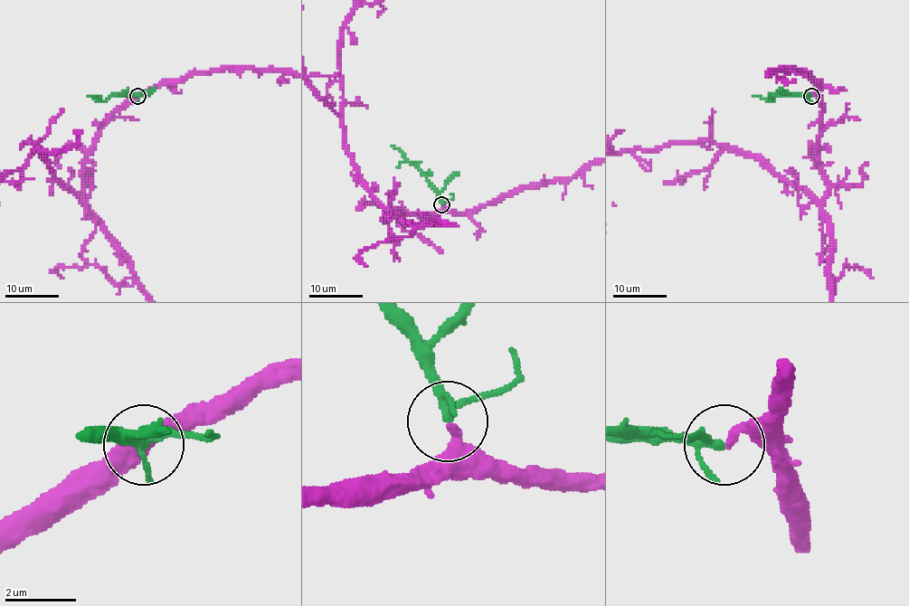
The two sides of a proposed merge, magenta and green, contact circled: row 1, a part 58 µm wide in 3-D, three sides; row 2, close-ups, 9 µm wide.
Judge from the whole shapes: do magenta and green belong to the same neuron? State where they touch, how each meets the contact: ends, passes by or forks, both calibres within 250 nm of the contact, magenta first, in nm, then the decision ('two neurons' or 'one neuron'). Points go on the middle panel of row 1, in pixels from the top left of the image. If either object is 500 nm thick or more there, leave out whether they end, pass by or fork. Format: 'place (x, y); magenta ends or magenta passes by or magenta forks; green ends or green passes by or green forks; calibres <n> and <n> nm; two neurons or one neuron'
place (441, 204); magenta ends; green forks; calibres 300 and 160 nm; one neuron

